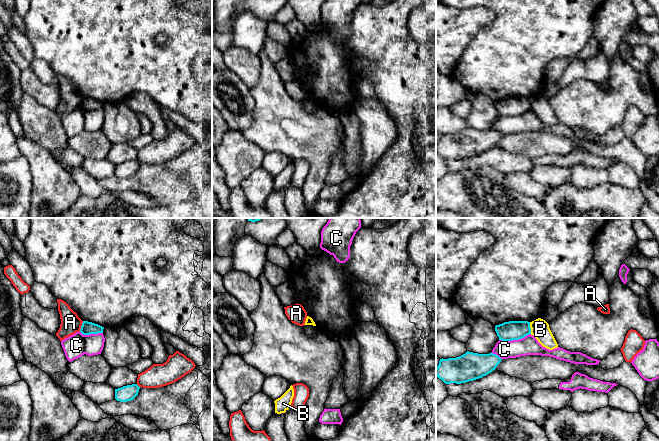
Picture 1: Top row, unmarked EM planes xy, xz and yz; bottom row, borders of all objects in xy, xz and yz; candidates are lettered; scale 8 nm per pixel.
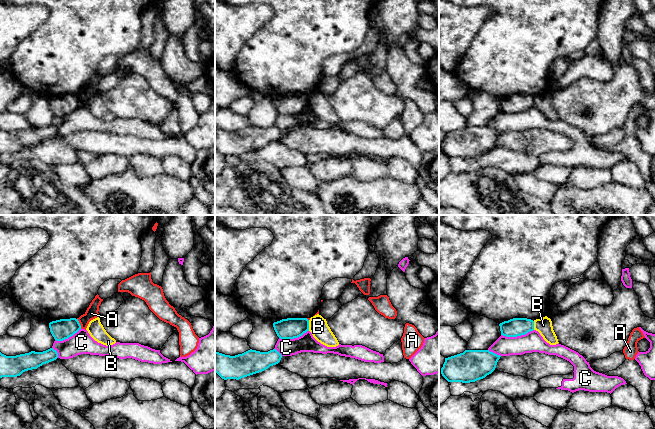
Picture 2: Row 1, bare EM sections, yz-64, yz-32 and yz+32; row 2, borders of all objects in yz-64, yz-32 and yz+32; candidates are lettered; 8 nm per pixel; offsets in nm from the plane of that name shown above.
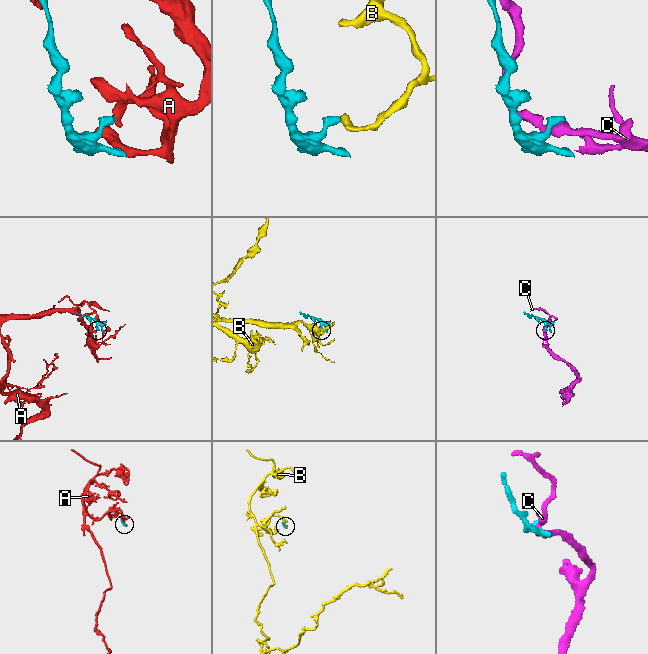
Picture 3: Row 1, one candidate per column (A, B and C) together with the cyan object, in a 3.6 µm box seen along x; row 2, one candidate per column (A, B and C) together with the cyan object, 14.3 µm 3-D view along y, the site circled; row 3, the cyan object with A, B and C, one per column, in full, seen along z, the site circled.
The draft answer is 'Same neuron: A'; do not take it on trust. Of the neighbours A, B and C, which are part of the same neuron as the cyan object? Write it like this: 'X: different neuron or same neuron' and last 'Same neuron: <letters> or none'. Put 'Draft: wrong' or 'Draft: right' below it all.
A: different neuron
B: different neuron
C: different neuron
Same neuron: none
Draft: wrong

